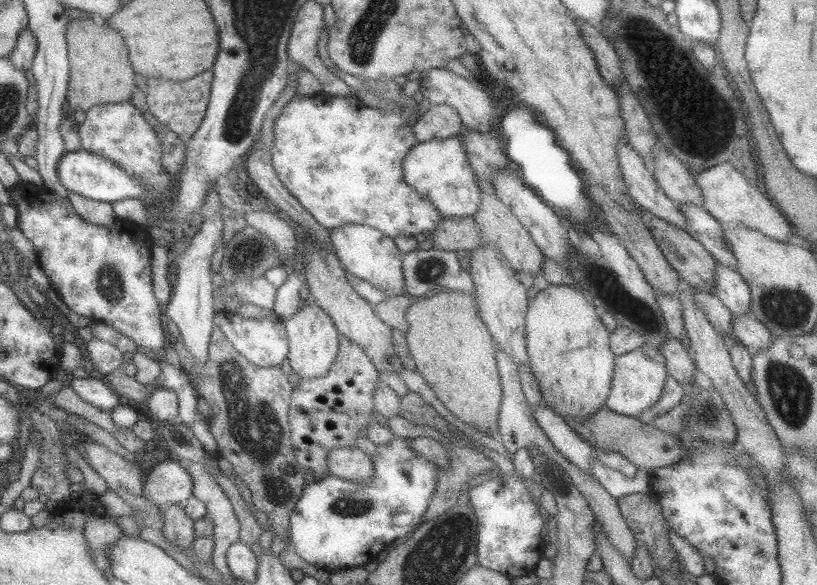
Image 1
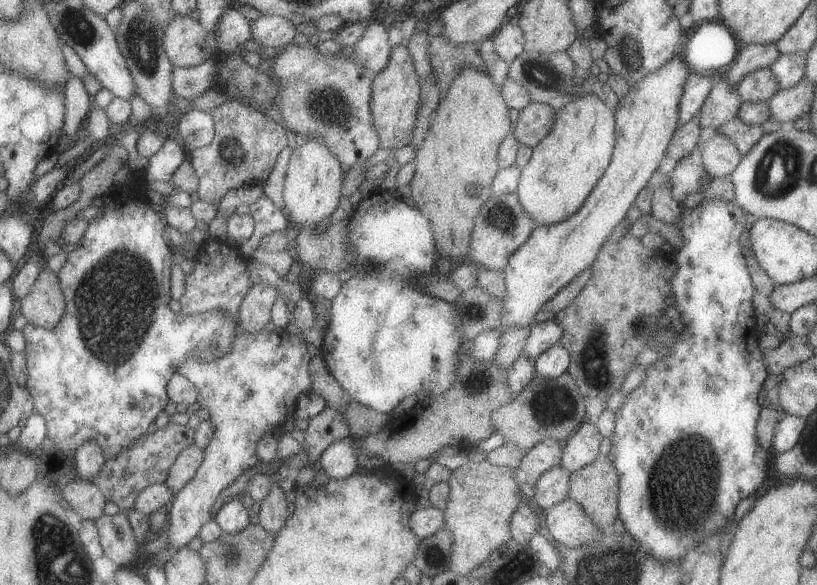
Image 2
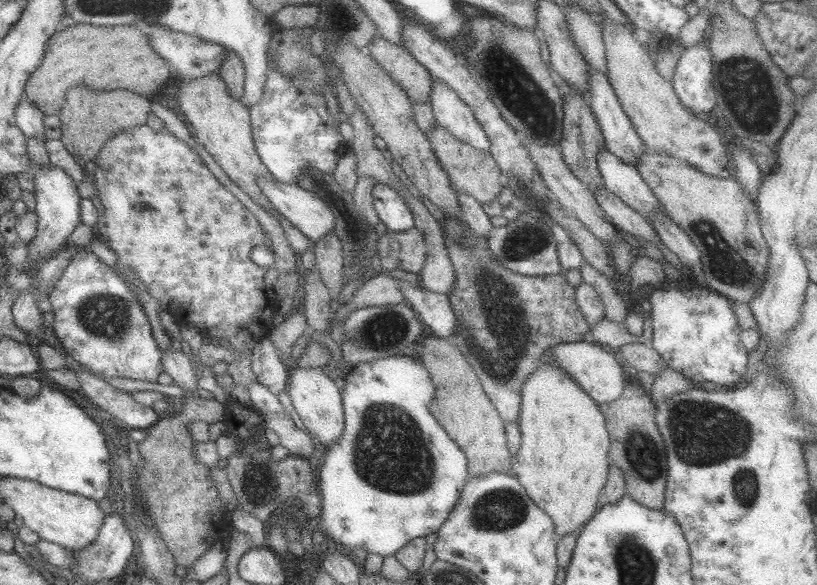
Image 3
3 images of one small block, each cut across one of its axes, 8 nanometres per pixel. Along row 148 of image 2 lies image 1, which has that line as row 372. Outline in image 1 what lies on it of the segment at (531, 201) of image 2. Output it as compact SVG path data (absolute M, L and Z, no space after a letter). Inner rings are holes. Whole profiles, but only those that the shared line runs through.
M563 284L551 285L540 291L534 298L530 299L530 307L528 310L528 315L526 316L526 326L527 326L527 343L528 343L528 353L531 359L532 371L540 384L540 389L544 398L544 403L547 404L551 409L553 409L557 414L565 414L568 418L586 418L590 414L594 414L601 407L605 405L605 398L610 394L610 382L611 382L611 372L613 370L613 352L609 352L610 344L607 344L607 330L605 326L599 322L597 318L596 308L588 301L583 298L583 292L573 288L573 286L565 286Z

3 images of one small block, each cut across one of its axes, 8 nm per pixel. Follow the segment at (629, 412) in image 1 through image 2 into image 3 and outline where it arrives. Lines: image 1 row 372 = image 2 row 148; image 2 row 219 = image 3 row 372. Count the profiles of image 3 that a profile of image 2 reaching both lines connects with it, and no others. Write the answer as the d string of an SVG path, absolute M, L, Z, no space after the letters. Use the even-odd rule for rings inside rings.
M593 341L577 343L564 343L557 347L549 348L545 352L542 362L553 361L563 371L567 371L573 379L583 387L583 391L596 403L609 403L619 399L623 392L623 386L627 383L626 373L621 372L621 362L615 359L613 353L605 351L603 347L595 345Z

